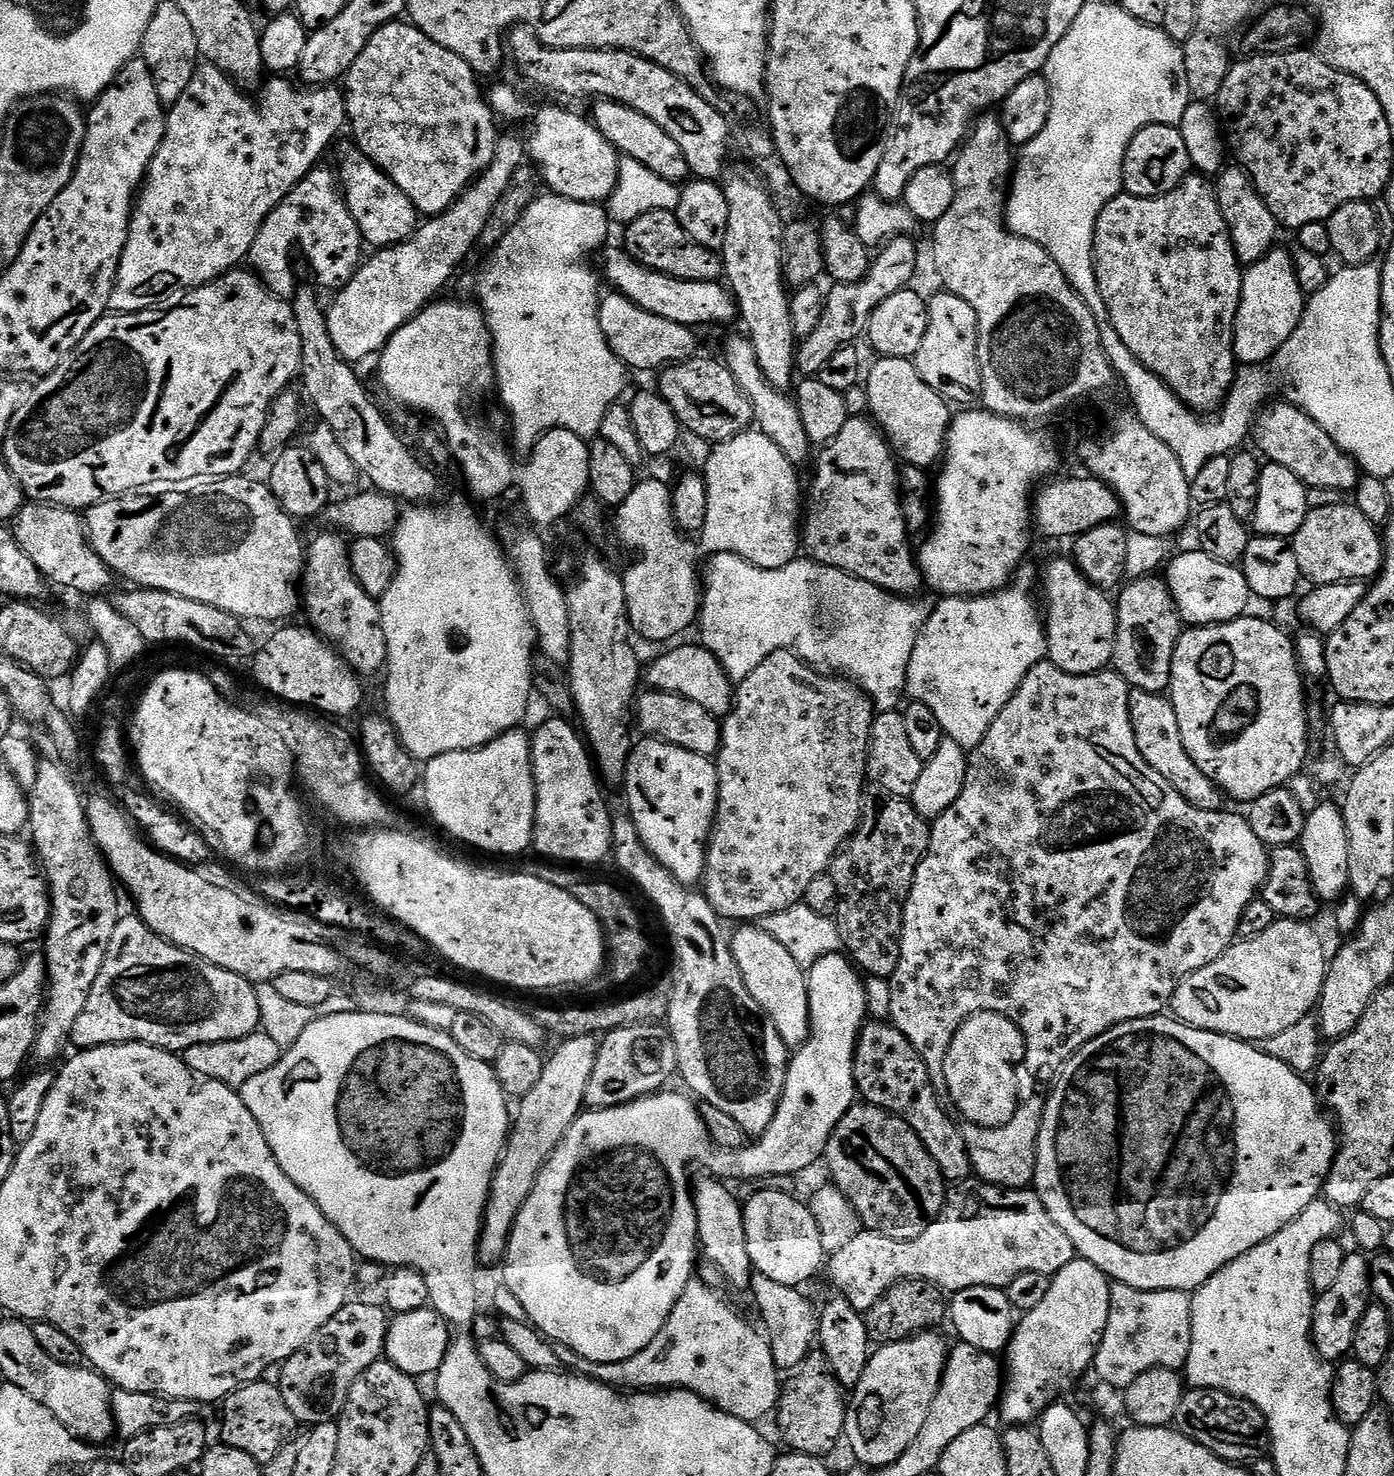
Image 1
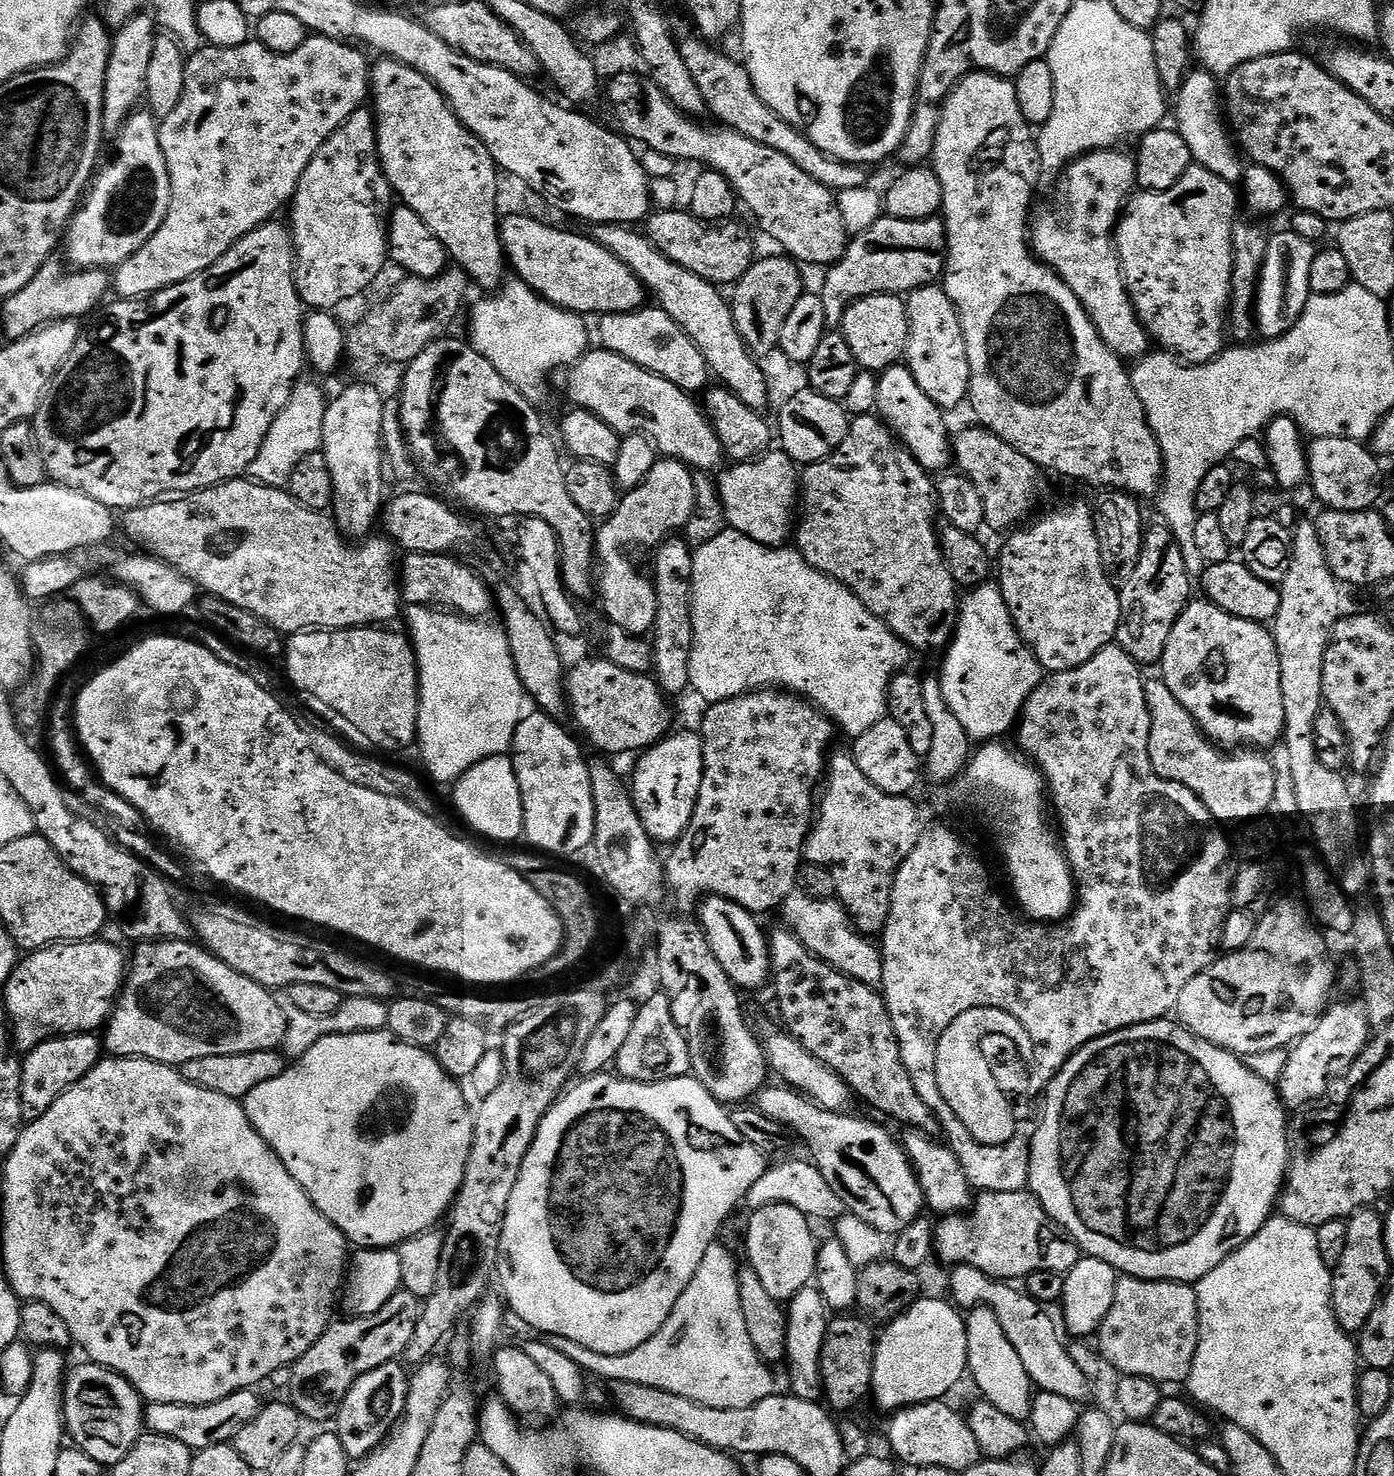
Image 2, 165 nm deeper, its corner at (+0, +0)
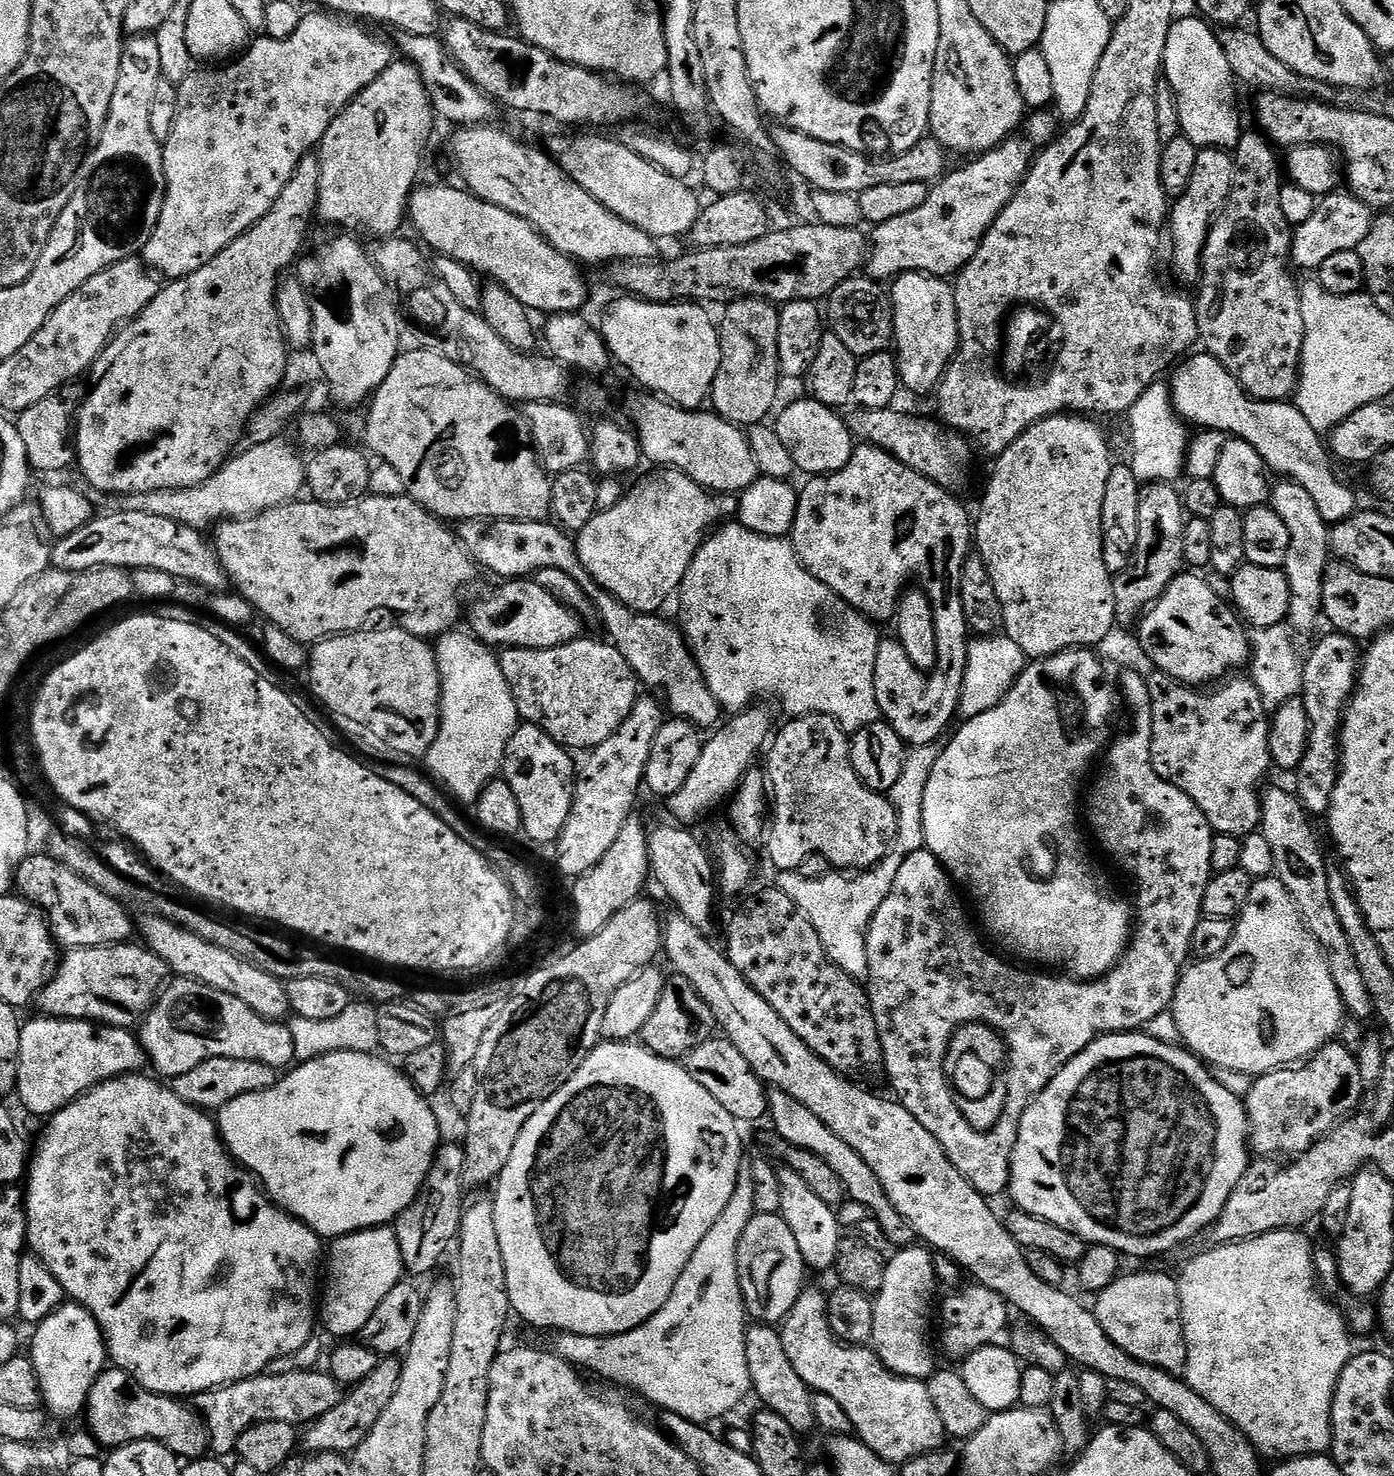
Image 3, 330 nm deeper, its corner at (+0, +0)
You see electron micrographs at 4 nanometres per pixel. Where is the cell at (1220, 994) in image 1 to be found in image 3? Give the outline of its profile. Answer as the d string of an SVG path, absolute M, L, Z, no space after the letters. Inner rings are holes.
M1275 878L1257 879L1253 883L1250 898L1244 909L1240 911L1235 925L1236 929L1230 938L1230 946L1226 946L1226 950L1222 950L1222 954L1218 954L1209 960L1196 960L1189 963L1181 972L1180 981L1176 987L1176 997L1172 1000L1170 1011L1180 1031L1183 1047L1187 1048L1189 1052L1199 1056L1205 1064L1213 1069L1220 1068L1219 1070L1224 1072L1241 1072L1242 1074L1250 1074L1255 1078L1265 1076L1267 1072L1274 1072L1277 1068L1292 1066L1315 1056L1321 1048L1325 1048L1329 1042L1335 1041L1339 1037L1340 1027L1346 1013L1342 998L1338 994L1338 986L1334 986L1334 978L1330 978L1330 966L1326 966L1326 958L1322 954L1318 942L1302 922L1302 918L1298 914L1298 906L1294 906L1294 898L1290 898L1286 886L1282 886L1280 880Z

